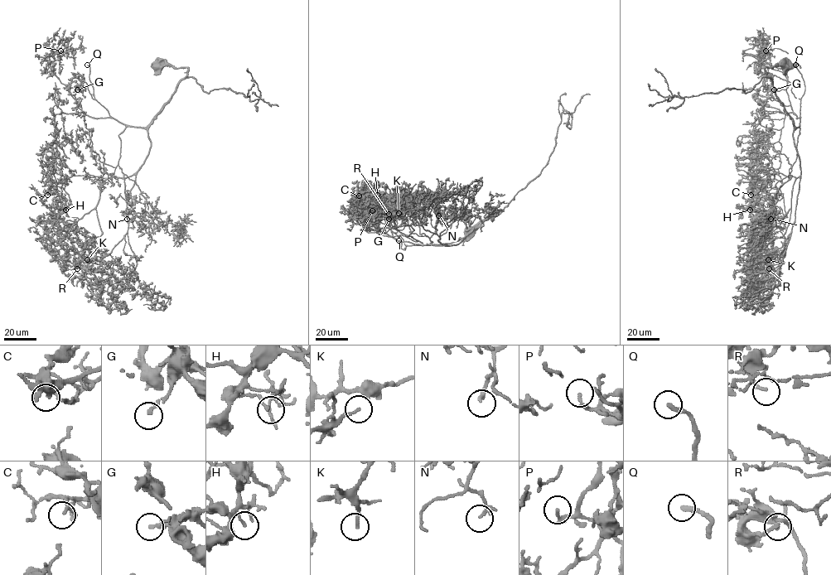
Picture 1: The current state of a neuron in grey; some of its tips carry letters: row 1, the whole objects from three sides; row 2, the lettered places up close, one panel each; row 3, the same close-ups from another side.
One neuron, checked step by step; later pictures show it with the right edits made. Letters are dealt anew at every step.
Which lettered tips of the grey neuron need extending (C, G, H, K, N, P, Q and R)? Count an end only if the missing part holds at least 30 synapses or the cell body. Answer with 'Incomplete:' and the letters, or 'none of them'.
Incomplete: H, N, Q

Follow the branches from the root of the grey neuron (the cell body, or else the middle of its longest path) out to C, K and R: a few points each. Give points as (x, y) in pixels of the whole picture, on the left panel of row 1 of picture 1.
C: (158, 66), (187, 75), (148, 128), (112, 251), (65, 250), (52, 237), (66, 208), (47, 195)
K: (158, 66), (187, 68), (187, 75), (148, 128), (148, 154), (128, 201), (128, 232), (100, 264), (87, 259)
R: (158, 66), (187, 75), (148, 128), (128, 232), (100, 264), (77, 268)

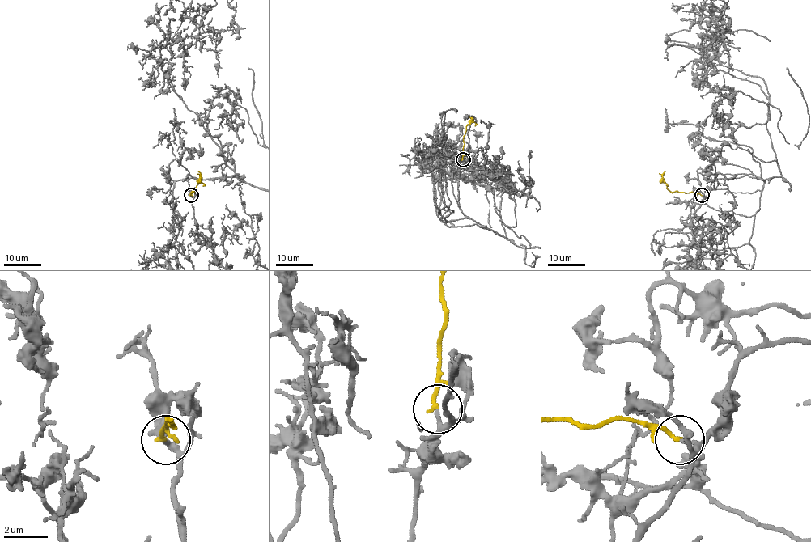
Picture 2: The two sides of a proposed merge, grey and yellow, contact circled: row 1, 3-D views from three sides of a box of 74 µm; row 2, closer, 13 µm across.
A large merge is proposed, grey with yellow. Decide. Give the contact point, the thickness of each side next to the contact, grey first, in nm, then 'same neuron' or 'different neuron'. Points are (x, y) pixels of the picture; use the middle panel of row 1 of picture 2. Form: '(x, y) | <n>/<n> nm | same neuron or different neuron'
(463, 159) | 120/190 nm | same neuron

